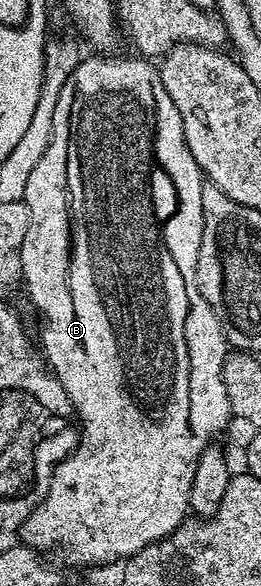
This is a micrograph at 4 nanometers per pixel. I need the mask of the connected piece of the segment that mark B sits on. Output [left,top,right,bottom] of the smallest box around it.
[21,57,233,569]

